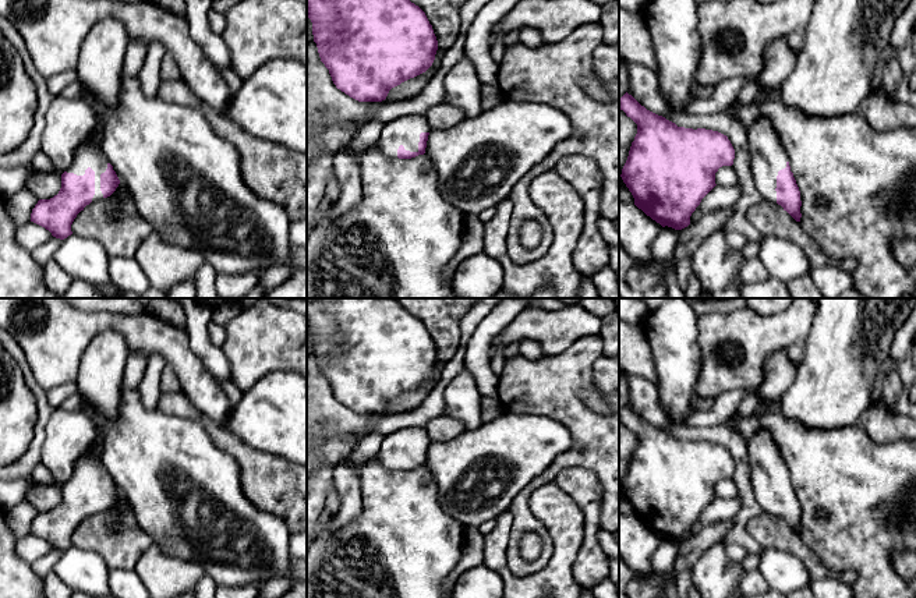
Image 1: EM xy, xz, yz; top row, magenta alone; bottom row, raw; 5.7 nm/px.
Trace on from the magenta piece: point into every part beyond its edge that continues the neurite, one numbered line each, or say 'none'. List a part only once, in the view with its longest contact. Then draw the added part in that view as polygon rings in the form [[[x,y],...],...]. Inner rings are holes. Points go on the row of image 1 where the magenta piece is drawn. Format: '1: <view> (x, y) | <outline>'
1: xy (91, 155) | [[[95,114],[95,120],[96,125],[91,141],[78,149],[71,166],[67,169],[67,173],[74,173],[77,176],[84,176],[88,167],[95,171],[95,195],[92,202],[103,199],[103,194],[100,191],[100,174],[106,171],[109,163],[102,151],[102,116]]]

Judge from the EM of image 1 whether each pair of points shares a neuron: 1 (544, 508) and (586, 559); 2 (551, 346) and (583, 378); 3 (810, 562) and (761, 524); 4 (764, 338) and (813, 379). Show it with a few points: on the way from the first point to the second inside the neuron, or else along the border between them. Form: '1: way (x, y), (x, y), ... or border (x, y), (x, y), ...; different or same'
1: border (584, 517), (584, 537), (572, 569), (577, 583); different
2: border (586, 335), (558, 353), (545, 354); different
3: way (798, 549), (788, 540), (774, 533); same
4: border (807, 336), (805, 356), (798, 367); different

